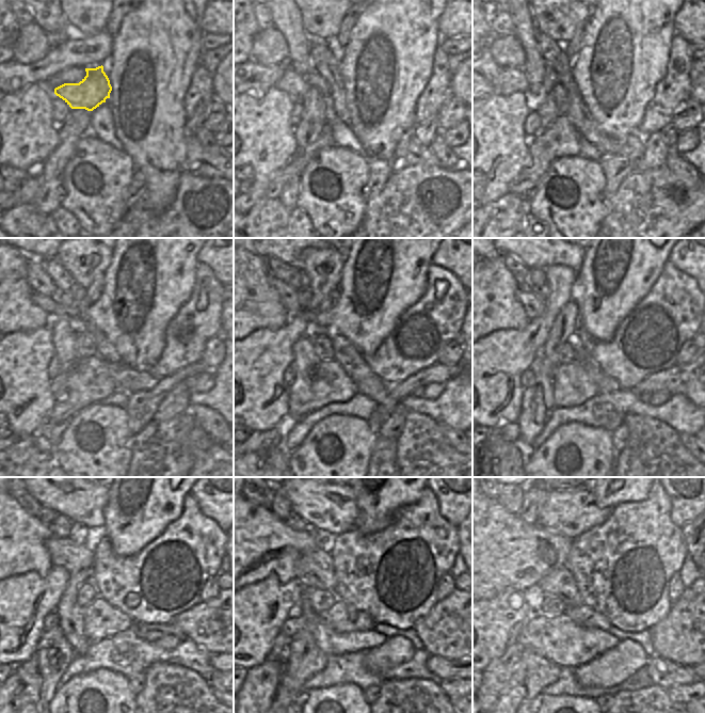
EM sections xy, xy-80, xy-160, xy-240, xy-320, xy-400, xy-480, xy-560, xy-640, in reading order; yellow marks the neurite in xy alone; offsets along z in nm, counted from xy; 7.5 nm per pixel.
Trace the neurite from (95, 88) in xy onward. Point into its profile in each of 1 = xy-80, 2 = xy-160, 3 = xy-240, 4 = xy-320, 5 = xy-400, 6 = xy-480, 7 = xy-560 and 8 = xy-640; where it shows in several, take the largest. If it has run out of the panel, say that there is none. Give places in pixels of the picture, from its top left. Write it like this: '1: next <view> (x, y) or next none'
1: next xy-80 (295, 85)
2: next xy-160 (506, 81)
3: next xy-240 (16, 311)
4: next xy-320 (255, 304)
5: next xy-400 (494, 304)
6: next xy-480 (16, 541)
7: next xy-560 (255, 542)
8: next xy-640 (494, 550)

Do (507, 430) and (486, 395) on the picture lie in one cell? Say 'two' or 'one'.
two

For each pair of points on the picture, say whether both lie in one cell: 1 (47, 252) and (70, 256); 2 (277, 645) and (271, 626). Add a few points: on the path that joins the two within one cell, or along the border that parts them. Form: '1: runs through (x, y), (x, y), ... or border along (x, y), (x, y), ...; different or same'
1: border along (58, 249), (53, 257); different
2: border along (279, 631), (267, 659); different

